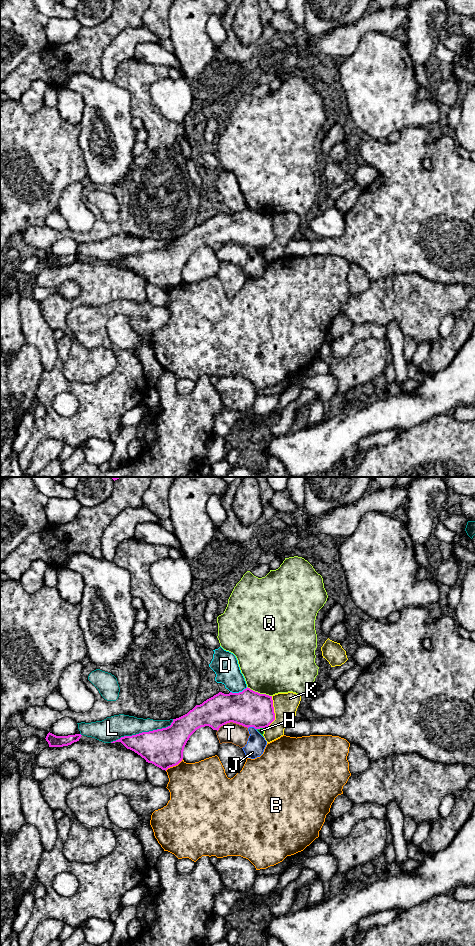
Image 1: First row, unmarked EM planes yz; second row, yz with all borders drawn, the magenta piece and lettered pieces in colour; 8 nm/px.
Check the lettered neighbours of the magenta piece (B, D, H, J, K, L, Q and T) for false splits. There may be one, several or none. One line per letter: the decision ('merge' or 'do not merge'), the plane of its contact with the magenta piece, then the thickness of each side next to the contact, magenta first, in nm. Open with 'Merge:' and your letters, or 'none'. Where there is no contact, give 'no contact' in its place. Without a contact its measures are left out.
Merge: none
B: do not merge; contact in yz; calibres 300 and 420 nm
D: do not merge; contact in yz; calibres 300 and 200 nm
H: do not merge; contact in yz; calibres 300 and 50 nm
J: do not merge; contact in yz; calibres 300 and 150 nm
K: do not merge; contact in yz; calibres 300 and 190 nm
L: do not merge; contact in yz; calibres 300 and 190 nm
Q: do not merge; contact in yz; calibres 300 and 480 nm
T: do not merge; contact in yz; calibres 300 and 160 nm

